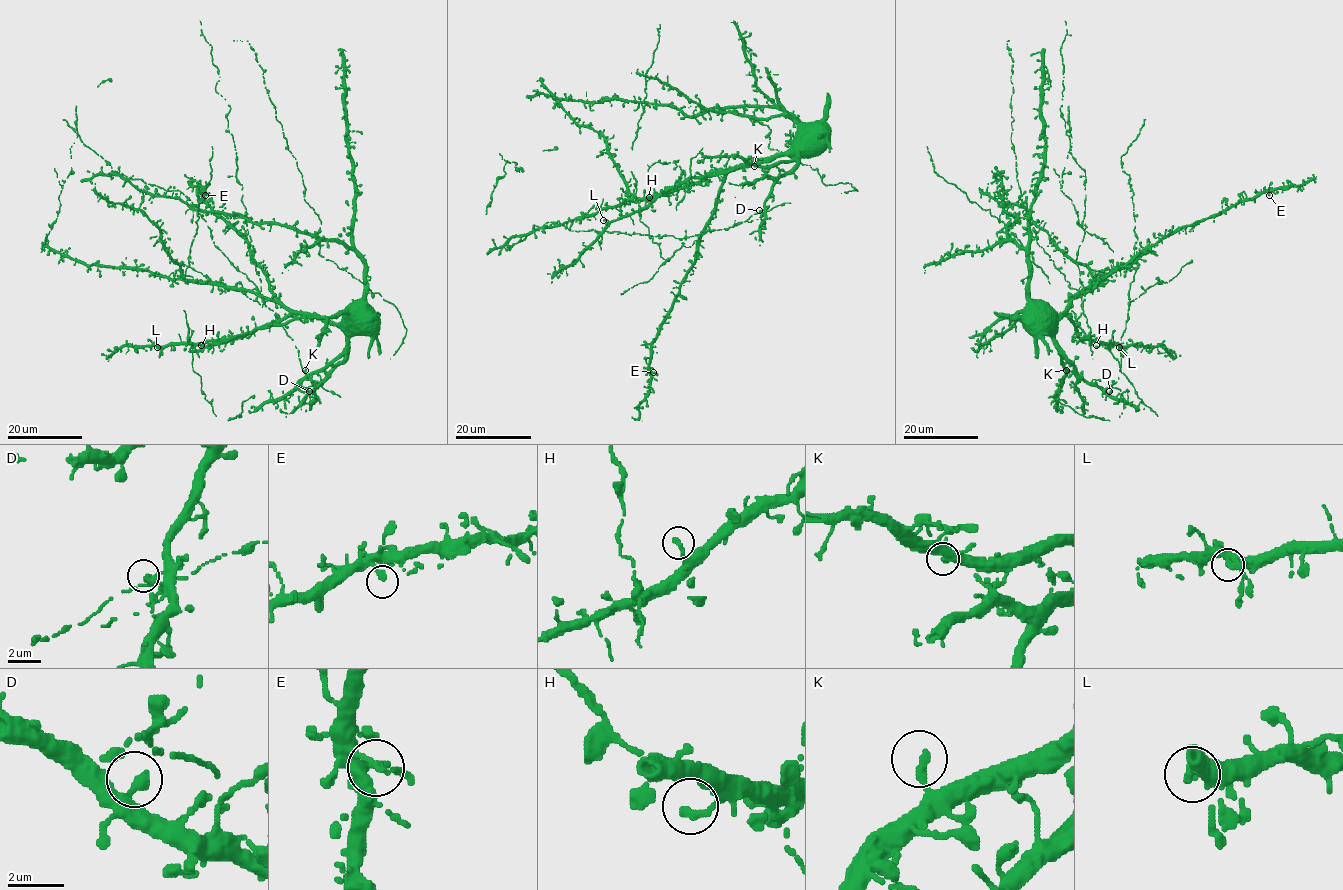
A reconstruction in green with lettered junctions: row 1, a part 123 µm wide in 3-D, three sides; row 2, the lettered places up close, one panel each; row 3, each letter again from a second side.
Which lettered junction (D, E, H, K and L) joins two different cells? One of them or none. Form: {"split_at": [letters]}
{"split_at": []}

